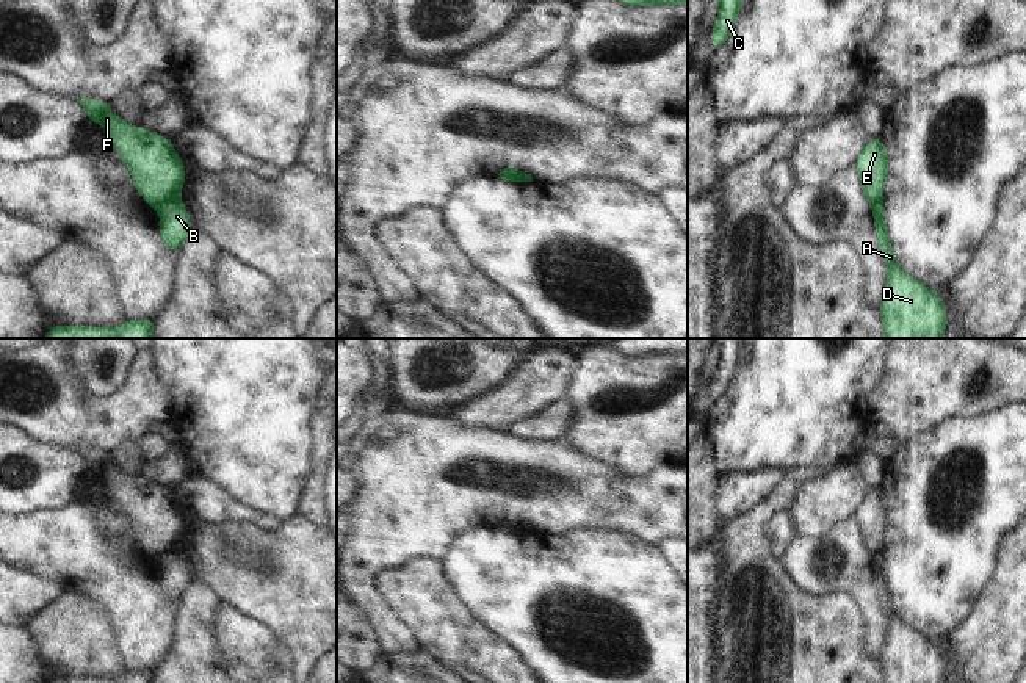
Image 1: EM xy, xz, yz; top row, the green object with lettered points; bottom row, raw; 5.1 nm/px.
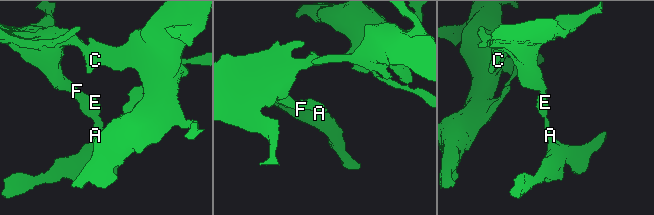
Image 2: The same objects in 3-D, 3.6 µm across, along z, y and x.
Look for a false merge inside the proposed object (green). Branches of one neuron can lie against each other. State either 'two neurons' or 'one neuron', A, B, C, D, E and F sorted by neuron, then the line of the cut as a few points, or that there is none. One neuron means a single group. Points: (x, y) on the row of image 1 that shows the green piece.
two neurons; groups A B D / C E F; cut xy (177, 196), (163, 199), (155, 207)

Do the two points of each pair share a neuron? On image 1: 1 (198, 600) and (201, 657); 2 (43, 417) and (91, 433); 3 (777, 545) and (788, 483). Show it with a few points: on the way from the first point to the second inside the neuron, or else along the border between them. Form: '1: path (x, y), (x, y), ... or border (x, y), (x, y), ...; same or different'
1: path (198, 614), (198, 643); same
2: path (55, 417), (79, 423); same
3: border (787, 509), (782, 509), (769, 522), (769, 545); different

